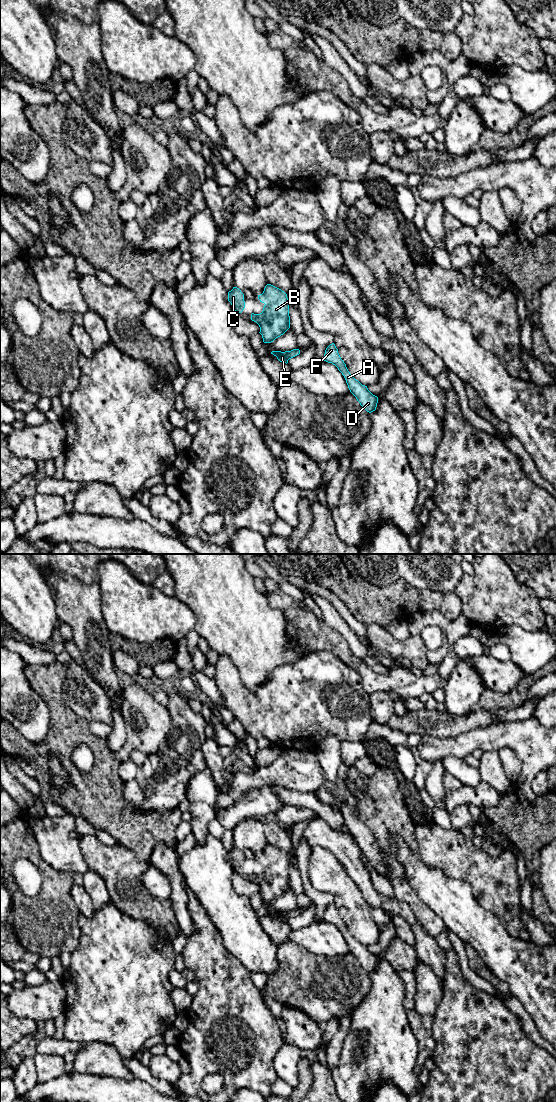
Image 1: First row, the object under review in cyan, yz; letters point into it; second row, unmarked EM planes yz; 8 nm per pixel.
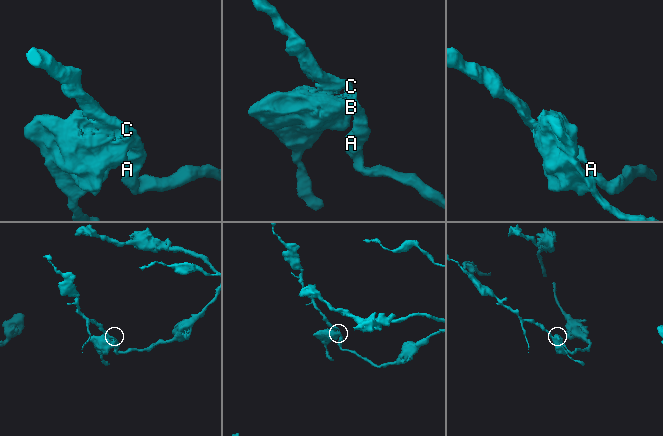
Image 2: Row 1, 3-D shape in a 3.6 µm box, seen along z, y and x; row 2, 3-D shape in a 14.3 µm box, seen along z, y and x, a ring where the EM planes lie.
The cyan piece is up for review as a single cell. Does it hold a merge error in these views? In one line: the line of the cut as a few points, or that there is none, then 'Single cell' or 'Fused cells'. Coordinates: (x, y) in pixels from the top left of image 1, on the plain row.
No split. Single cell

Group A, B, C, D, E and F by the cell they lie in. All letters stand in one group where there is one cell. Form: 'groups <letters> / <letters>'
groups A B C D E F

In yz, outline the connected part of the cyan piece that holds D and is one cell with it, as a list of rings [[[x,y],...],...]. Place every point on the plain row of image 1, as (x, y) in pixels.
[[[330,904],[324,914],[324,921],[332,923],[344,936],[350,952],[356,957],[363,969],[371,973],[376,970],[378,957],[373,955],[367,948],[356,940],[348,931],[346,924],[341,919],[335,904]]]

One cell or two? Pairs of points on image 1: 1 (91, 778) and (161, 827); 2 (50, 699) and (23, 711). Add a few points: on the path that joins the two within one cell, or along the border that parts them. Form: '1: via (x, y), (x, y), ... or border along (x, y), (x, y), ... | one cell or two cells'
1: via (108, 796), (139, 827), (143, 827) | one cell
2: border along (30, 683), (48, 707), (50, 724) | two cells

